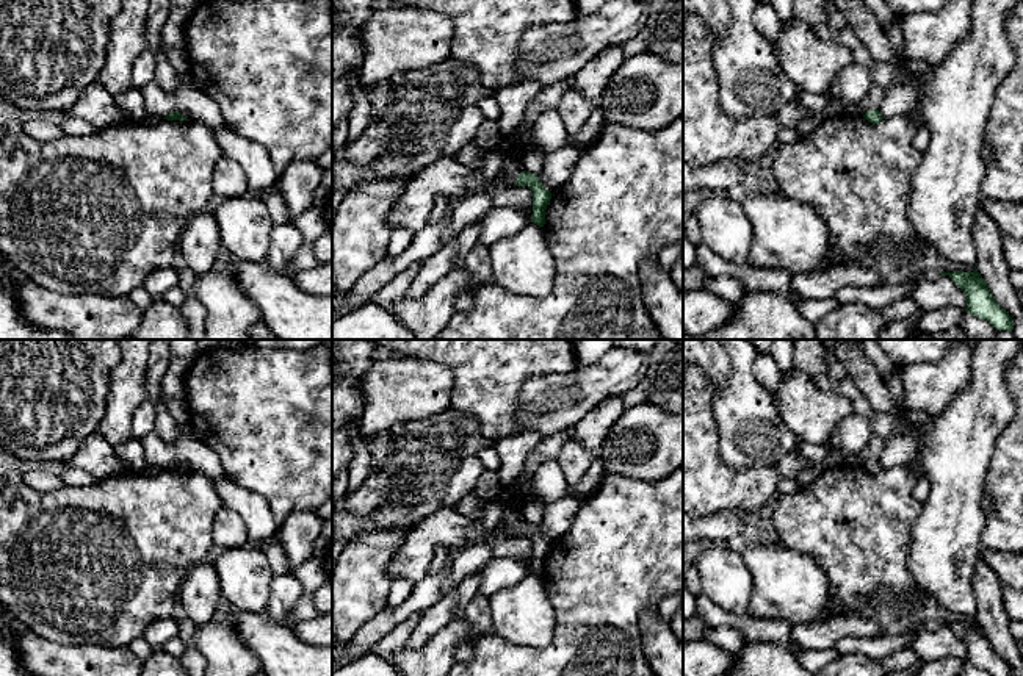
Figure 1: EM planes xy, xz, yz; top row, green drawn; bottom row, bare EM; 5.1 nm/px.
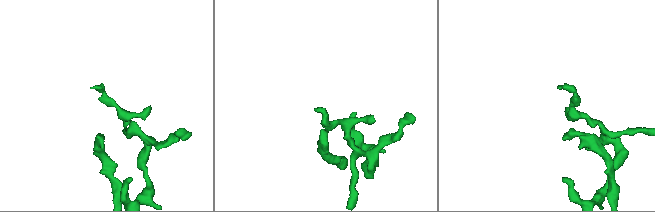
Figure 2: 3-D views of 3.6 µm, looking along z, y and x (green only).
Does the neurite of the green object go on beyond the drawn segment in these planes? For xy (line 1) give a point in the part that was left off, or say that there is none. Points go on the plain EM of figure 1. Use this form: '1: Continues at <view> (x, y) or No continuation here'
1: No continuation here

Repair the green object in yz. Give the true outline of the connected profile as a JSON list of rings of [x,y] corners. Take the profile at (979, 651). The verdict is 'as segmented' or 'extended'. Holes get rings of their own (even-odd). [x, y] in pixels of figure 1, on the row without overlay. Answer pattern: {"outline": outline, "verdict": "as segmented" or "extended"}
{"outline": [[[976,617],[973,623],[954,621],[943,623],[965,643],[967,663],[989,671],[992,676],[1014,676],[1009,663],[998,656],[990,643],[985,631],[978,623]]], "verdict": "as segmented"}

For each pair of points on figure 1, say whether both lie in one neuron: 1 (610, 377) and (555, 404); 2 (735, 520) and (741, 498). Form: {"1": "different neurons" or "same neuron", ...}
{"1": "same neuron", "2": "different neurons"}

